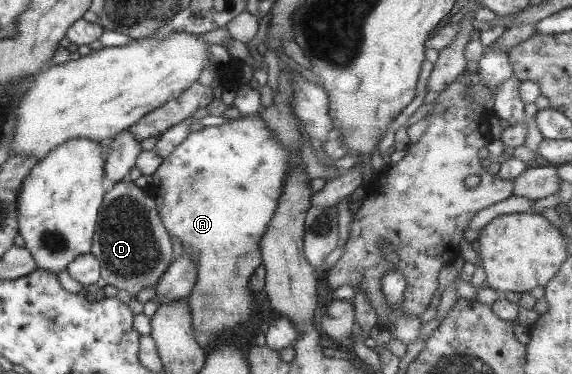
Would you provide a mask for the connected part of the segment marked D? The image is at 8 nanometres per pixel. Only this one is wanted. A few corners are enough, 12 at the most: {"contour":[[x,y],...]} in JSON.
{"contour":[[106,192],[90,253],[133,297],[175,258],[154,198]]}

